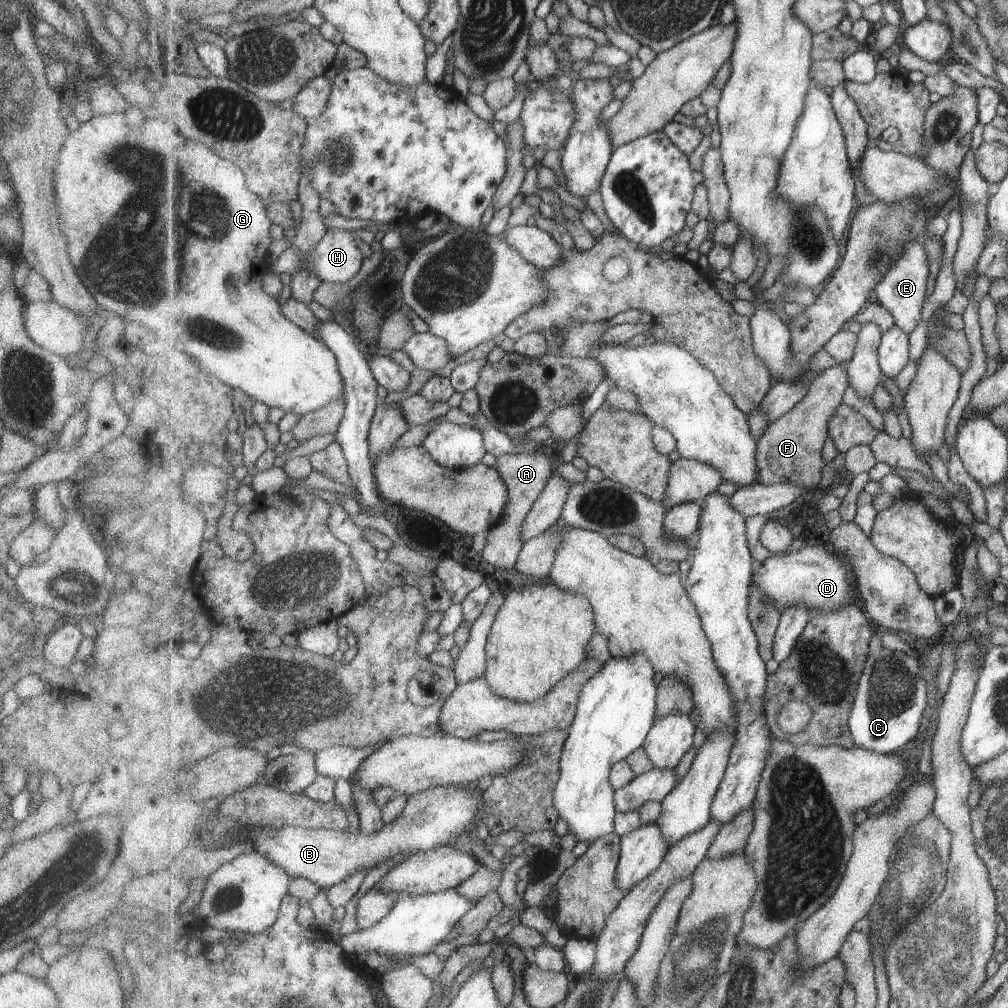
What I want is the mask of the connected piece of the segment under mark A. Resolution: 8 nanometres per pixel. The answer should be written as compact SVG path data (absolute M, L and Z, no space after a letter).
M525 452L525 454L505 454L497 459L494 467L503 474L506 482L509 498L506 510L497 526L490 528L487 532L487 544L481 553L482 558L498 569L509 570L514 568L518 556L526 543L523 536L524 522L531 512L535 501L546 489L550 478L554 476L555 464L545 452Z

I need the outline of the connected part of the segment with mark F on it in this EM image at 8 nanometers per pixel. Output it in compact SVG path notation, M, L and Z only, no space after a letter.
M841 364L825 369L812 382L810 393L785 416L770 422L765 434L758 440L758 482L764 485L799 483L819 491L825 462L821 458L823 446L829 436L828 424L843 404L843 394L850 386L850 374Z

